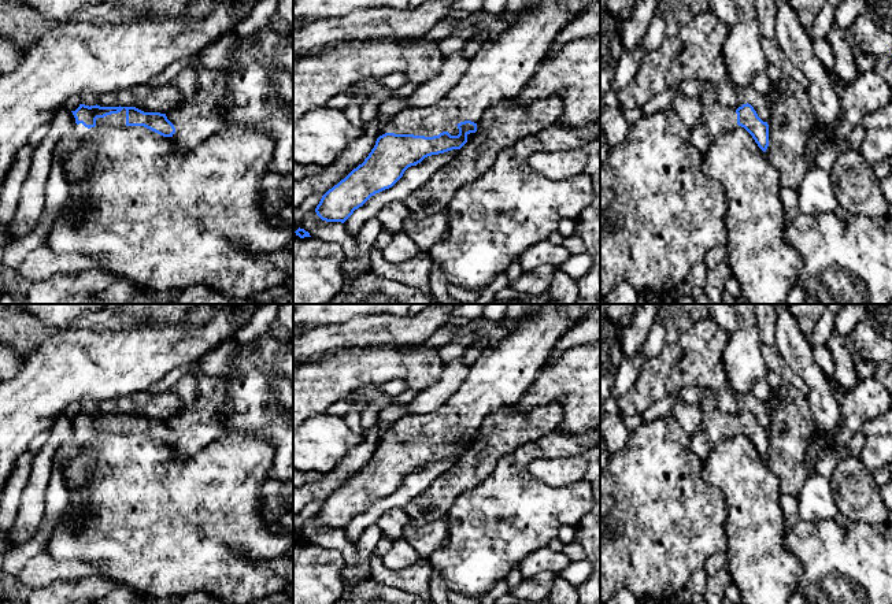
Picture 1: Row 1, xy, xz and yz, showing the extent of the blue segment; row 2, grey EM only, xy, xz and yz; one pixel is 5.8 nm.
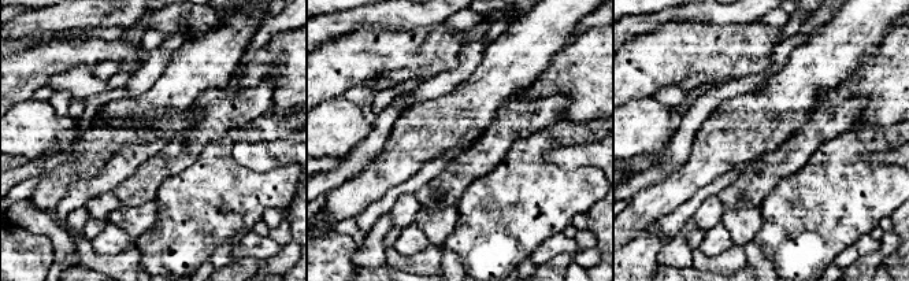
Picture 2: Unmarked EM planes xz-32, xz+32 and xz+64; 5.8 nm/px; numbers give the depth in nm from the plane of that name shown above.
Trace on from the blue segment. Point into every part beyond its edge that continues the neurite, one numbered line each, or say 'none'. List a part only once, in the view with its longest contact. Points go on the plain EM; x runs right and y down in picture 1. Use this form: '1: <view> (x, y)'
1: xz (500, 375)

